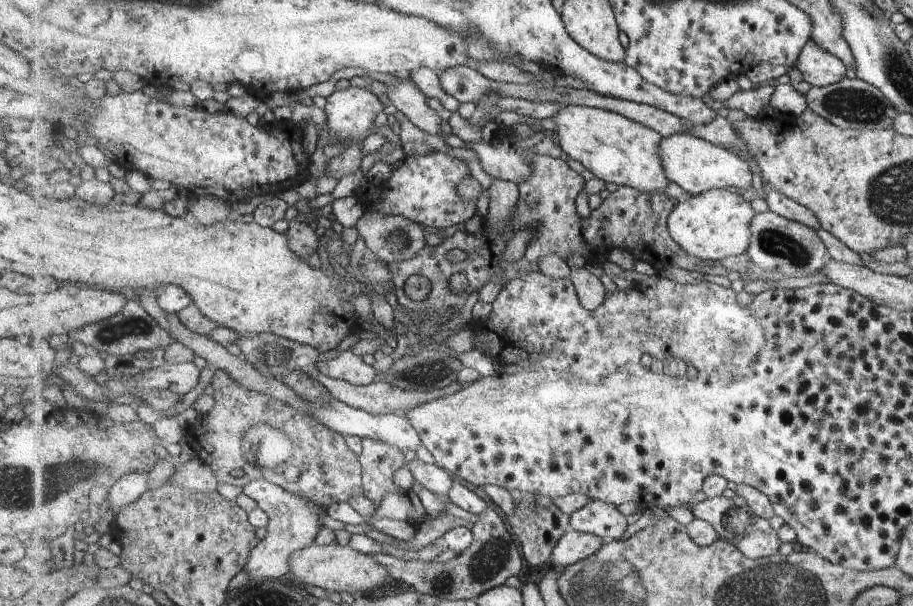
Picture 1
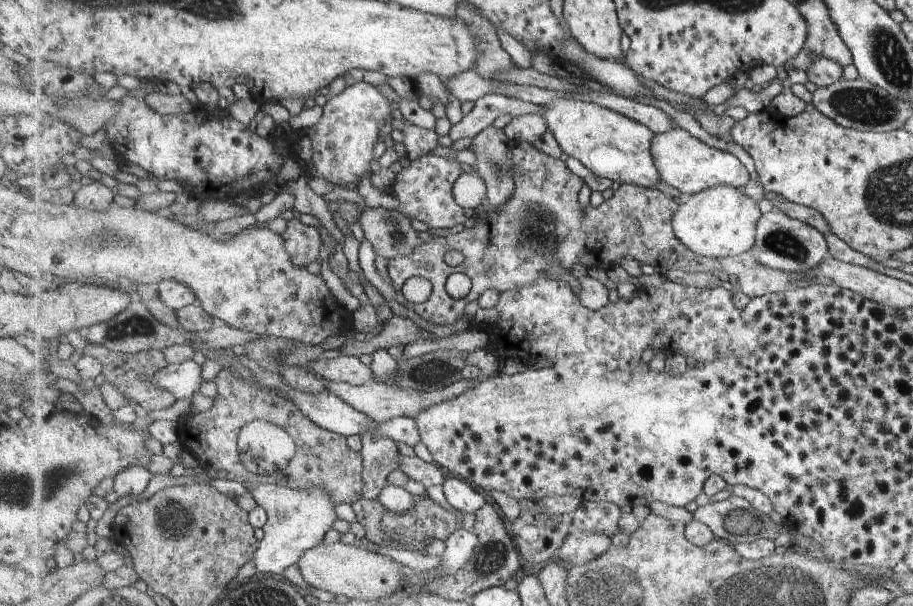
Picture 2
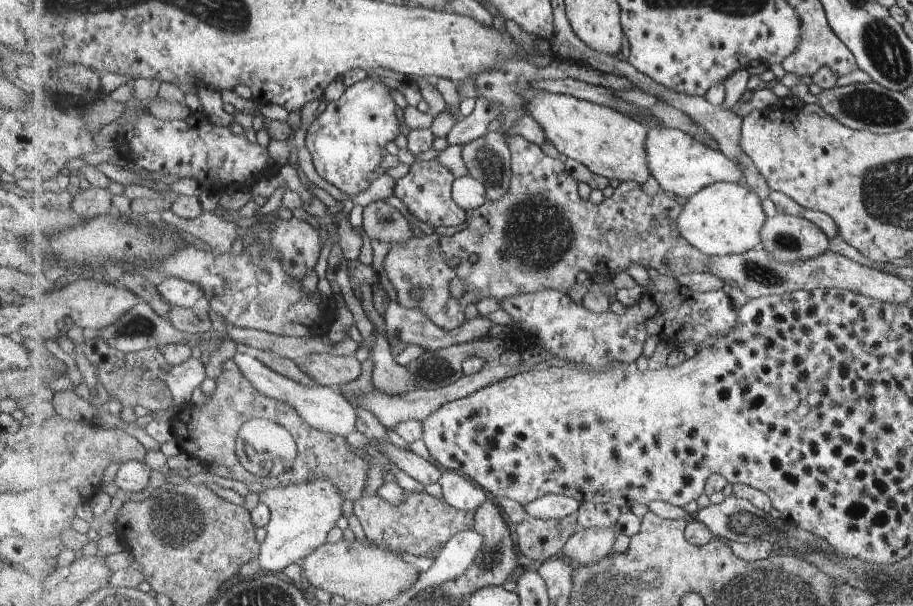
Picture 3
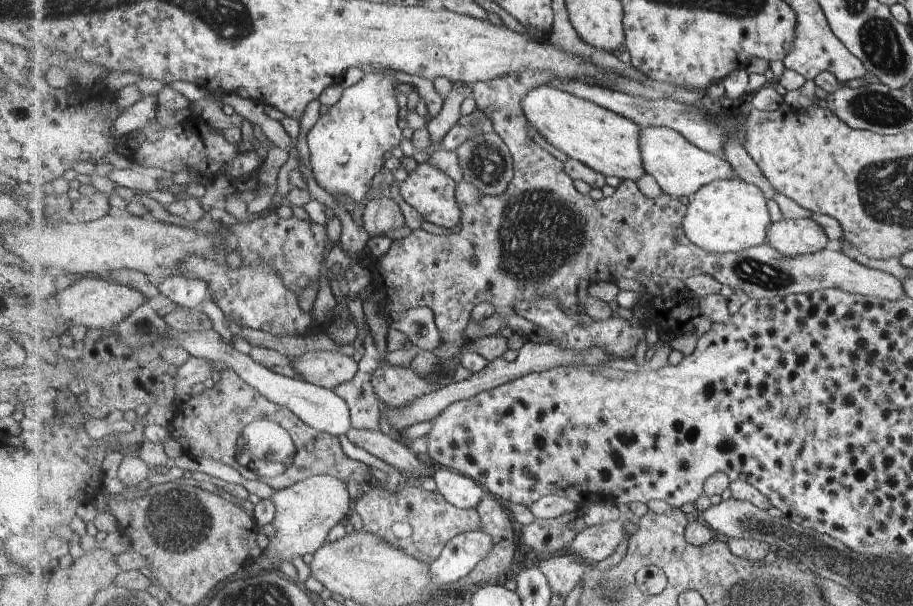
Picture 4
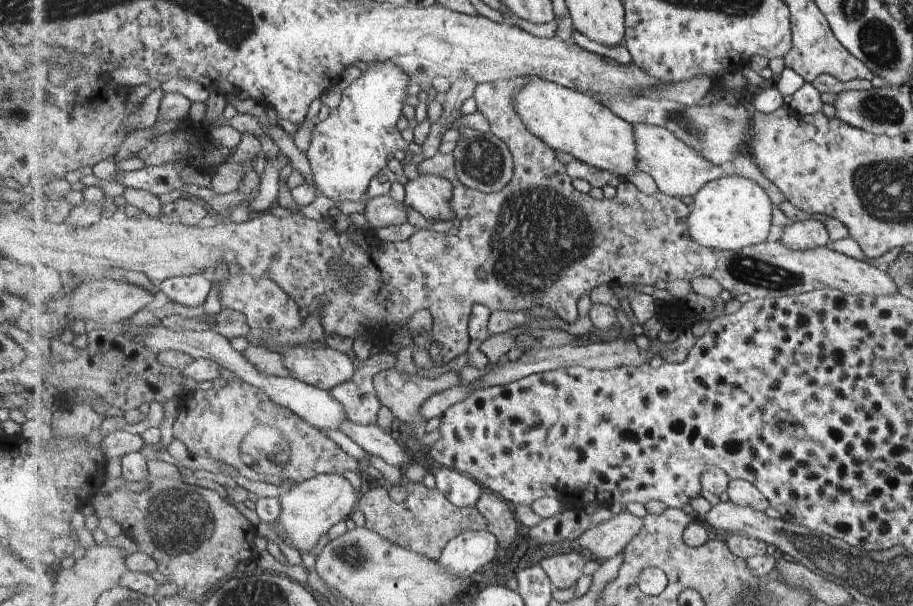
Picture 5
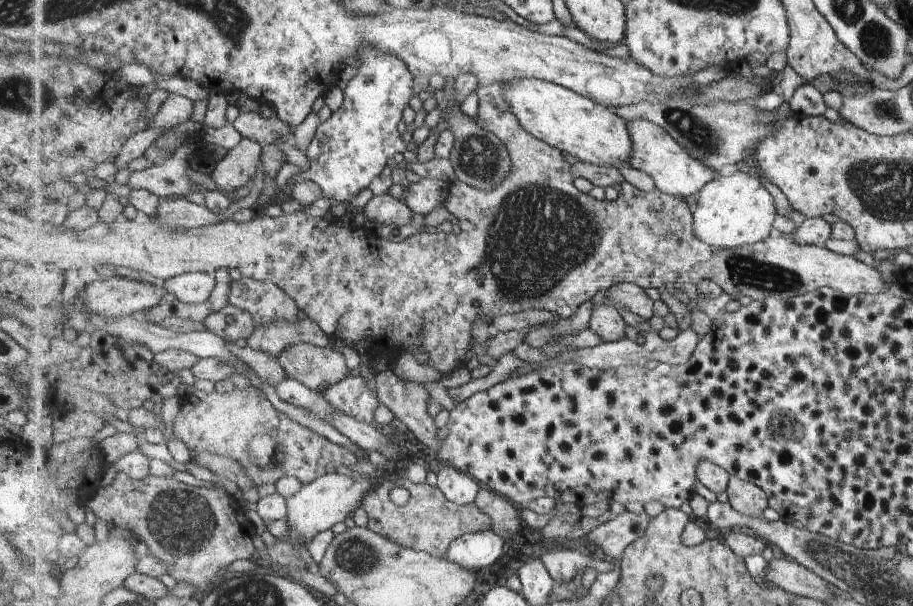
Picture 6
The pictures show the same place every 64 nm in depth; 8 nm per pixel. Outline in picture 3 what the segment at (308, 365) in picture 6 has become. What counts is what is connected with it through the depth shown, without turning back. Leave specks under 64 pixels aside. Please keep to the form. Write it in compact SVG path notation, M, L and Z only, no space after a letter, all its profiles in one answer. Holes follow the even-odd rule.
M310 354L300 360L299 366L317 384L336 389L356 381L361 374L361 362L353 355Z

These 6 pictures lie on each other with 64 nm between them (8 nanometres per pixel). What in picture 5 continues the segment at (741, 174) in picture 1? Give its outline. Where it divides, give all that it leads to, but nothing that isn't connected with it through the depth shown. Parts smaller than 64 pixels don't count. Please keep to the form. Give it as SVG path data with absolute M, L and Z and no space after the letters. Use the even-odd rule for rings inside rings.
M637 123L636 145L638 150L638 168L653 176L660 188L659 192L670 197L695 196L709 182L725 176L723 168L700 155L693 147L688 147L673 131L664 126L649 123Z

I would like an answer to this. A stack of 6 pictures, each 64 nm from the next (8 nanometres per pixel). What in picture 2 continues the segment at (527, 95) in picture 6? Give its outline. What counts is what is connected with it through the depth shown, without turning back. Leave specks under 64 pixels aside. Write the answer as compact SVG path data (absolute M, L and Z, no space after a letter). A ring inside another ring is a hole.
M561 98L542 107L546 108L541 117L547 122L547 130L570 159L584 162L596 175L620 185L629 183L651 189L661 181L652 154L652 142L657 135L648 126L599 104L577 99Z

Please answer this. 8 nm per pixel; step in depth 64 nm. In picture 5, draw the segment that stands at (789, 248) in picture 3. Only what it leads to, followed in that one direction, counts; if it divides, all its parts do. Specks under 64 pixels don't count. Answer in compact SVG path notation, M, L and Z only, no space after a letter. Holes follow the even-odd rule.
M807 219L781 228L779 240L789 248L807 250L825 246L830 240L827 225L821 220Z

